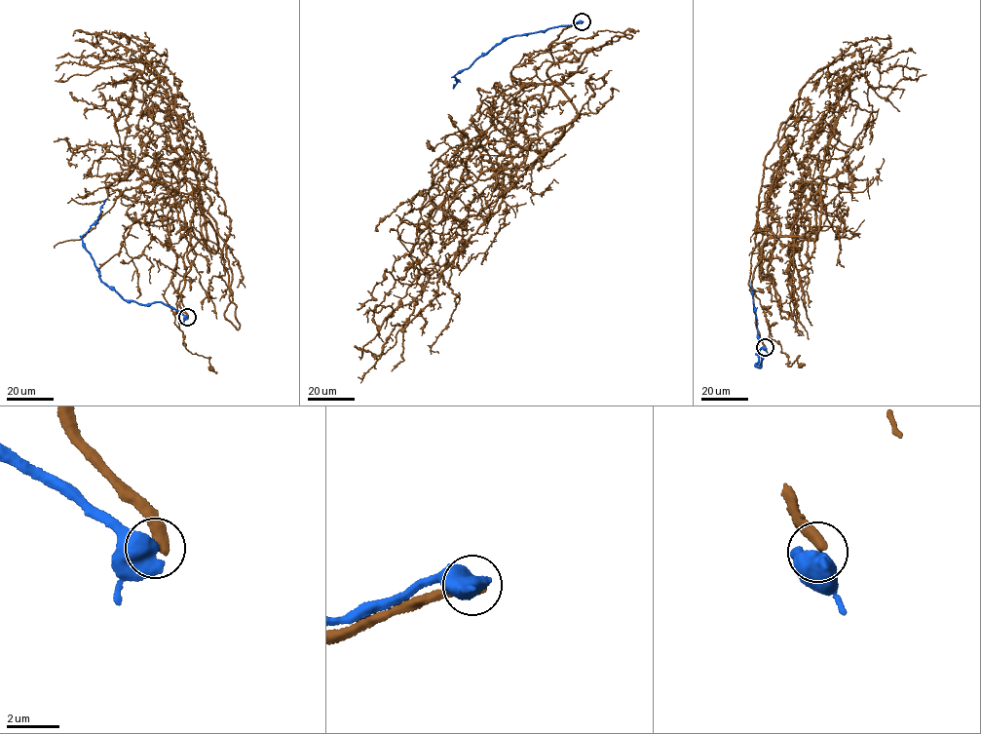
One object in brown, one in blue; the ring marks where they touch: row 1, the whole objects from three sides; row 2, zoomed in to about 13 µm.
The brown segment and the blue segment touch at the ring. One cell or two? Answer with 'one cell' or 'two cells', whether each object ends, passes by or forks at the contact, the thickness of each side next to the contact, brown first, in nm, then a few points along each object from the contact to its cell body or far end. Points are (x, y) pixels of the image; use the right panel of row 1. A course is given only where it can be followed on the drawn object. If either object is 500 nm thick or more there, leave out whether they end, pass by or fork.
two cells; 460 nm thick on the brown side, 750 nm on the other; brown runs (765, 347), (754, 272), (769, 237), (818, 236), (839, 92), (868, 60), (881, 72), (899, 65), (916, 76); blue runs (765, 347), (758, 352), (759, 367), (755, 365), (758, 362), (759, 339), (751, 281)

